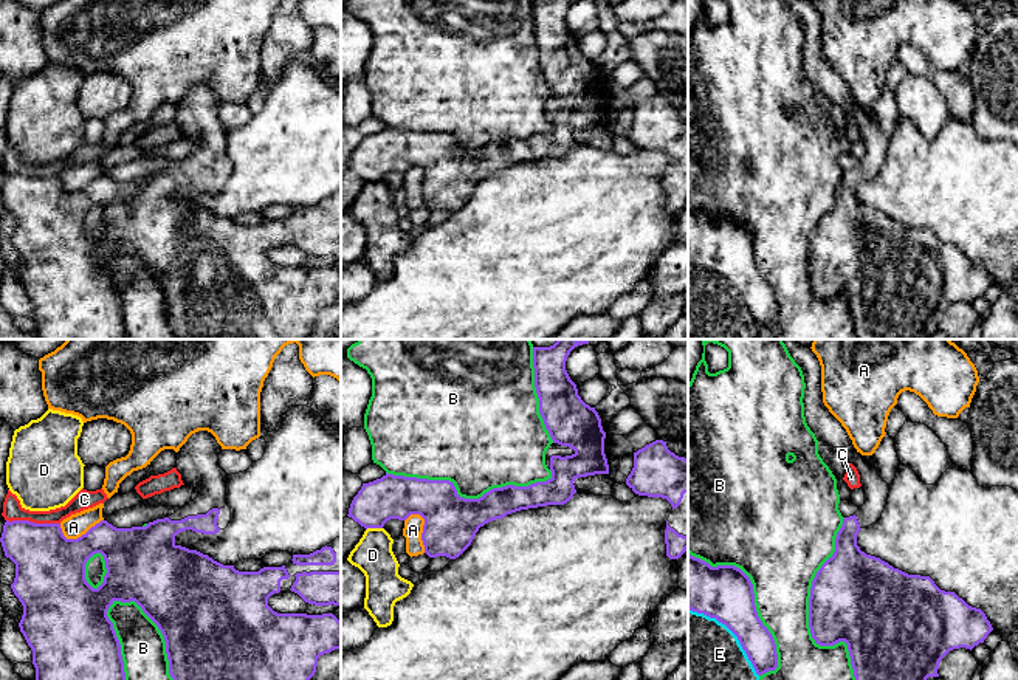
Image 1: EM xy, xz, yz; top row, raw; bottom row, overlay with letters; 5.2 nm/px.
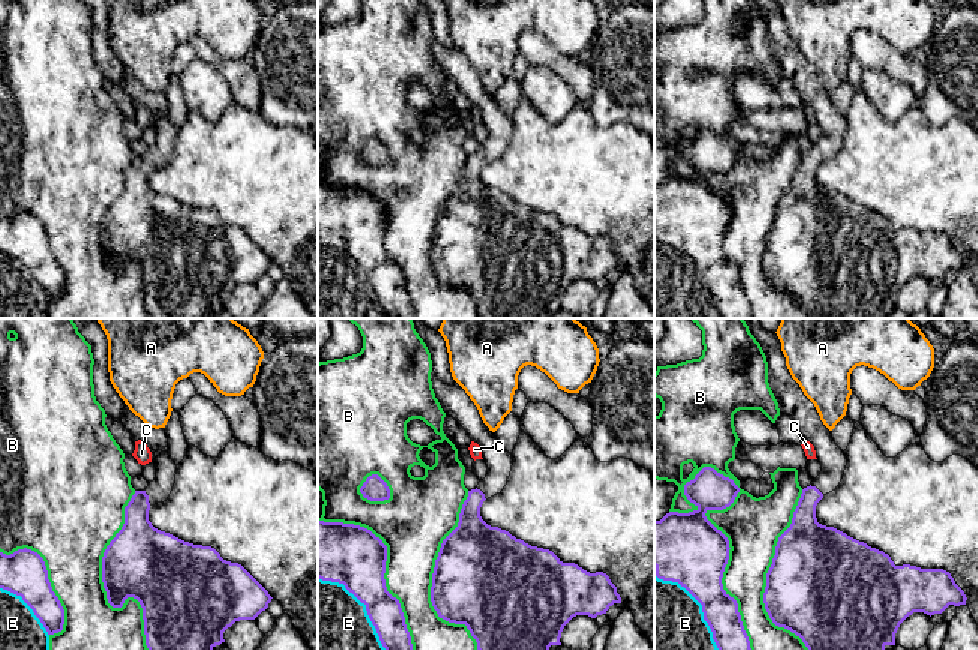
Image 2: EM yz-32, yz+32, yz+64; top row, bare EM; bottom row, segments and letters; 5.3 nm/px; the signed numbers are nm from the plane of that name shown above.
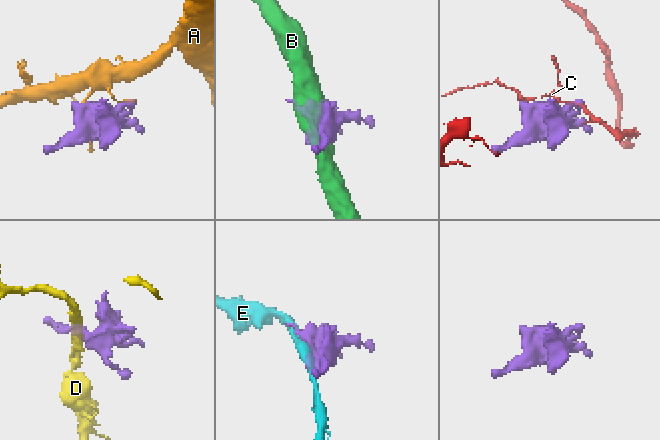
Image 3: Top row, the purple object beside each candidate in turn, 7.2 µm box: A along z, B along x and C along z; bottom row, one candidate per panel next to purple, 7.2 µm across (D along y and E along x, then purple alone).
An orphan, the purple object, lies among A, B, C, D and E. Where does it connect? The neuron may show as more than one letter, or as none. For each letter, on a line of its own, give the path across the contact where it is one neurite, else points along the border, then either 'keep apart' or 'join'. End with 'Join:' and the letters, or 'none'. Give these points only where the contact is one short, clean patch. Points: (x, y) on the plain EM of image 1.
A: keep apart
B: keep apart
C: keep apart
D: border xz (381, 180), (369, 180), (366, 183); keep apart
E: keep apart
Join: none

